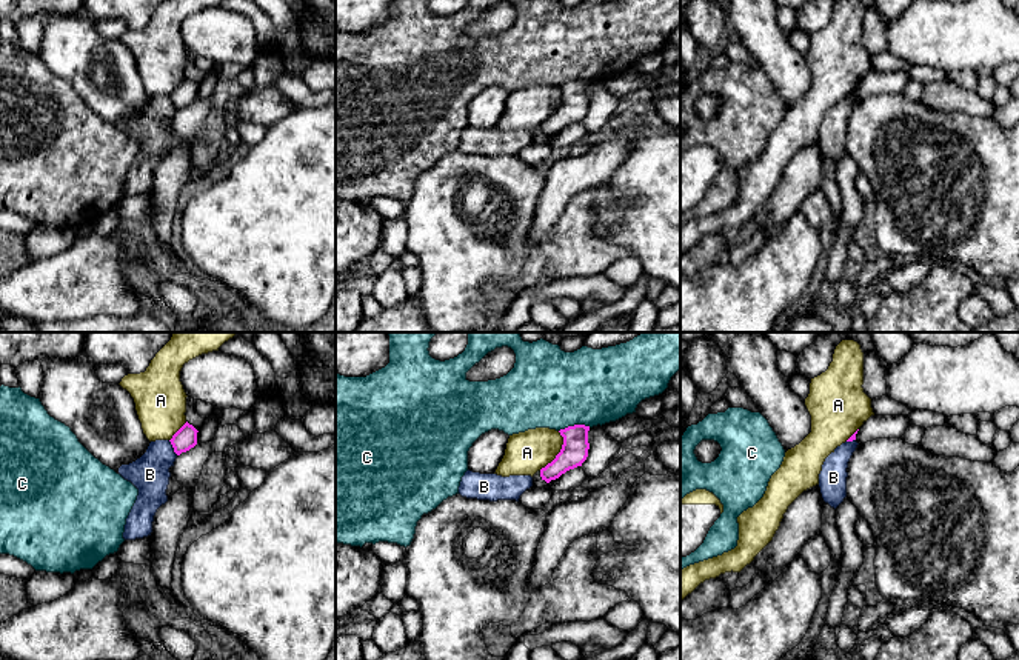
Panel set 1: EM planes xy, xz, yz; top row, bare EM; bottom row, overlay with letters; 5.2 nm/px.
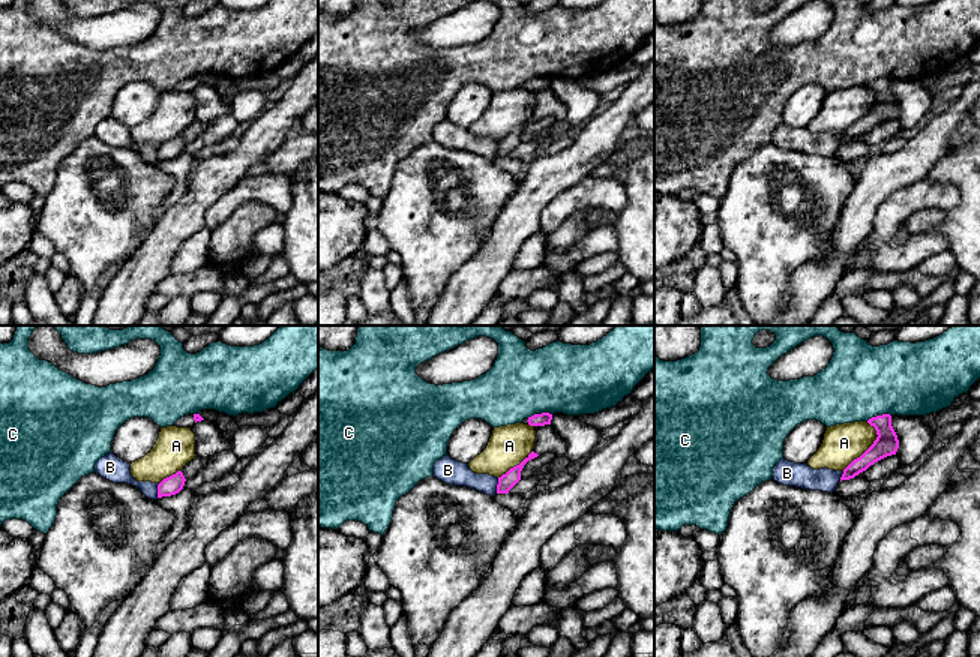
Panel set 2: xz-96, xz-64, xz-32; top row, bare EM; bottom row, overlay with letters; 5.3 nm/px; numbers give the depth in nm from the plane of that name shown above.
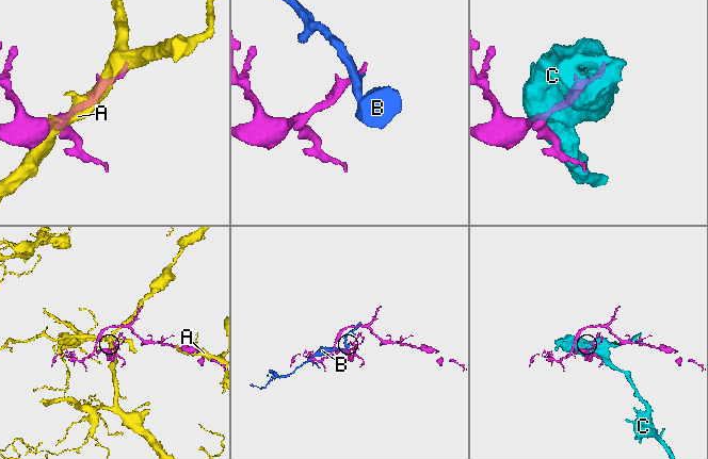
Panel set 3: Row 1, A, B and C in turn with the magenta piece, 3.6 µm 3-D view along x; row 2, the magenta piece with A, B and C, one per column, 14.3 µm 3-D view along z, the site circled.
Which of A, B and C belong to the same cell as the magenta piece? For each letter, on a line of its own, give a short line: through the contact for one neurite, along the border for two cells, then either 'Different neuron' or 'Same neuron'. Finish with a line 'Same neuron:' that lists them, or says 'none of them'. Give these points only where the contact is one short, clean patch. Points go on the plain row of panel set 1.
A: Different neuron
B: Line: xy (168, 96), (177, 110). Different neuron
C: Different neuron
Same neuron: none of them

